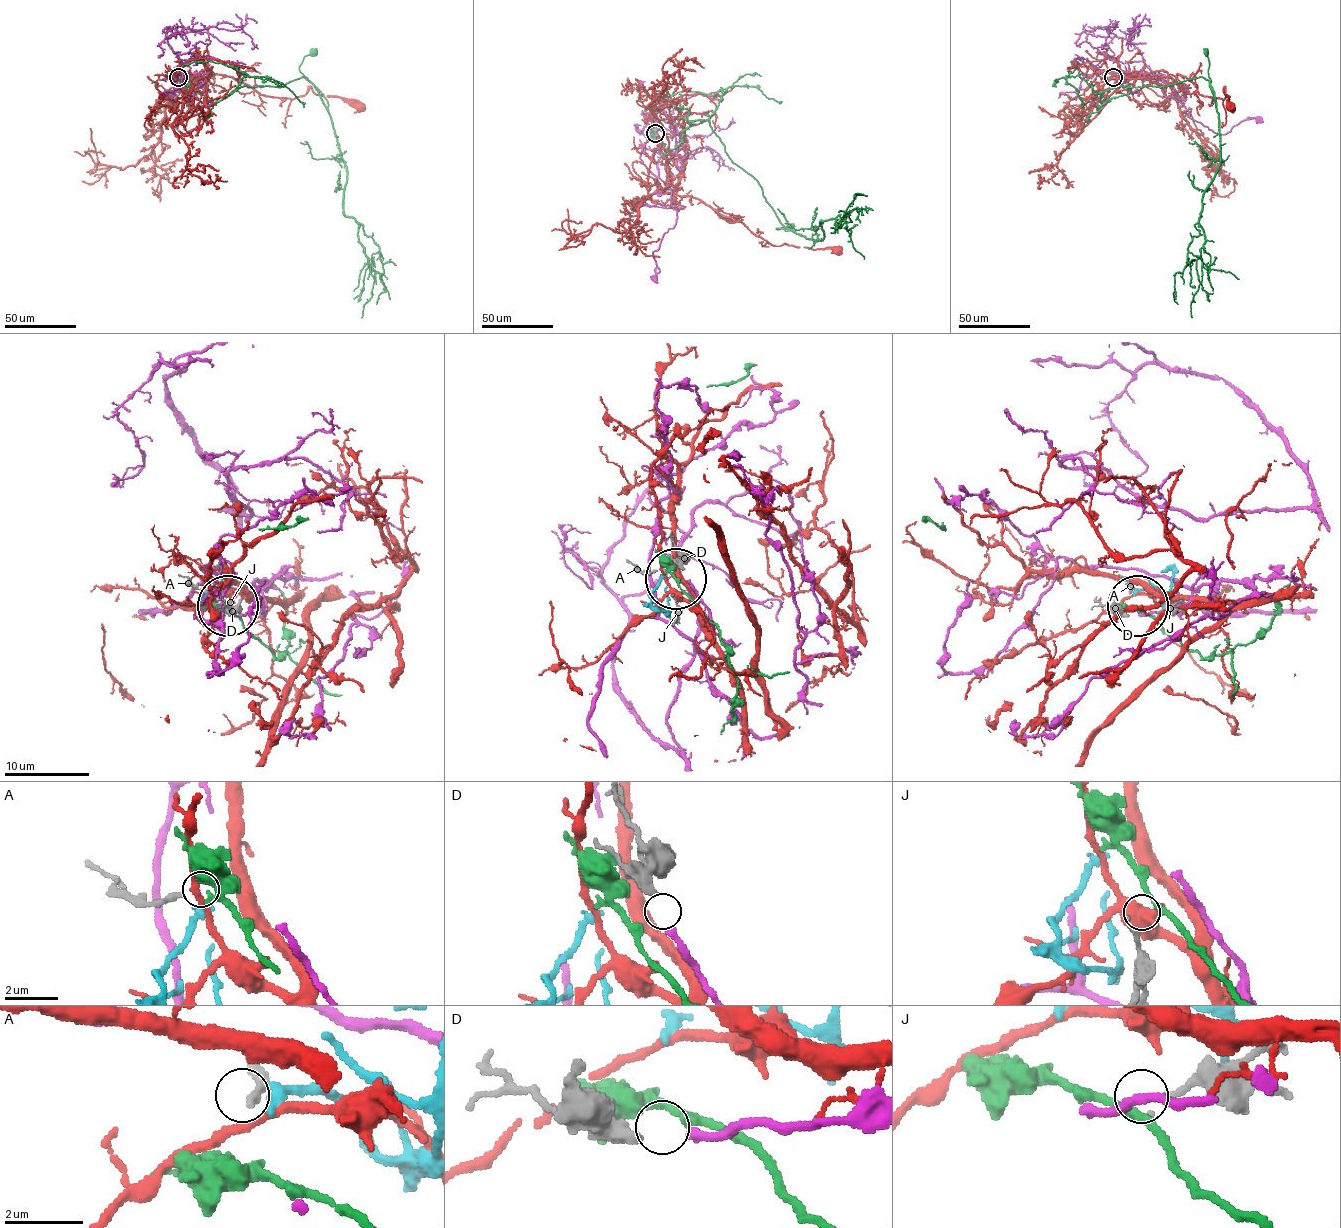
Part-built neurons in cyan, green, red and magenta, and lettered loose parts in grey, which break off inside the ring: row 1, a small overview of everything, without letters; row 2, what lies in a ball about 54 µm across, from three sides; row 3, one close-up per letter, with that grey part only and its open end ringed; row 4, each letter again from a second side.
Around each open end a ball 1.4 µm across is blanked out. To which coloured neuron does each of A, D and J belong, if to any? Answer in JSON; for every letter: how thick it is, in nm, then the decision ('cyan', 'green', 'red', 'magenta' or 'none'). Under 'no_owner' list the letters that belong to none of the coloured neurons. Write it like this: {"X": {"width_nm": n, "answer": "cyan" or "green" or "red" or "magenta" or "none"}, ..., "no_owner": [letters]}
{"A": {"width_nm": 240, "answer": "none"}, "D": {"width_nm": 400, "answer": "magenta"}, "J": {"width_nm": 190, "answer": "green"}, "no_owner": ["A"]}

